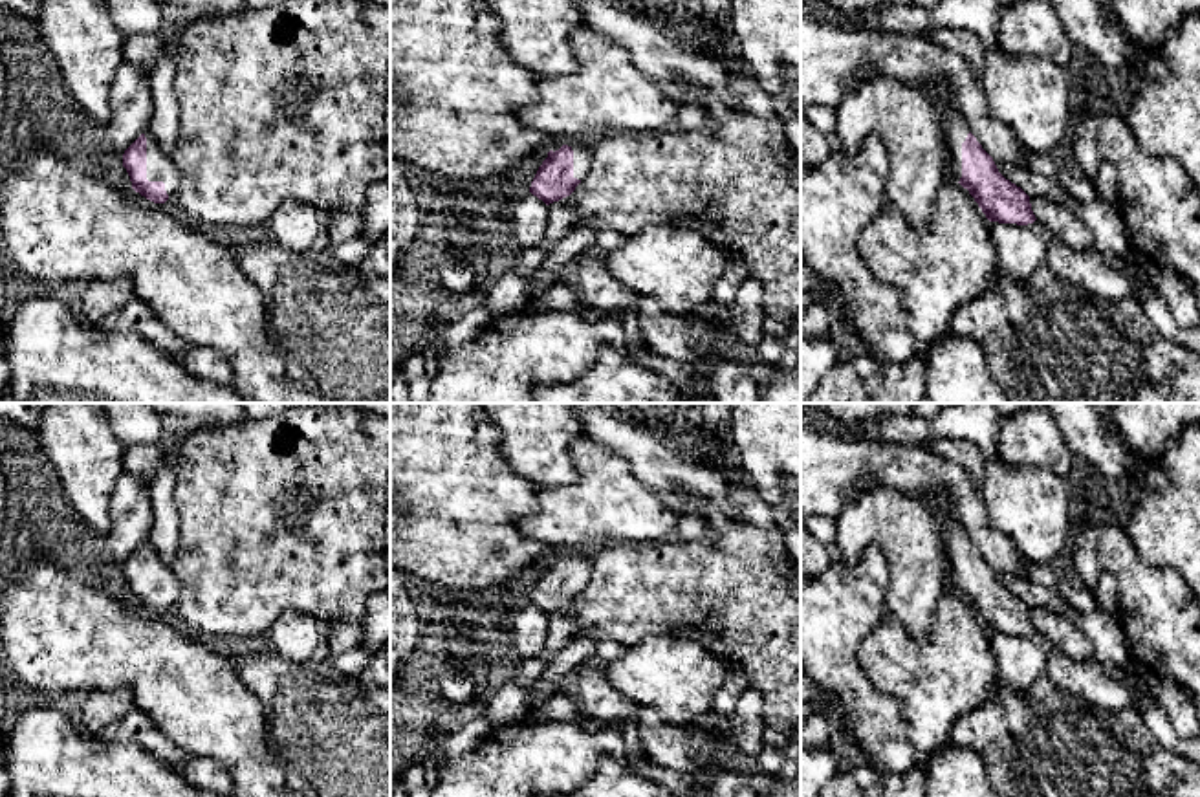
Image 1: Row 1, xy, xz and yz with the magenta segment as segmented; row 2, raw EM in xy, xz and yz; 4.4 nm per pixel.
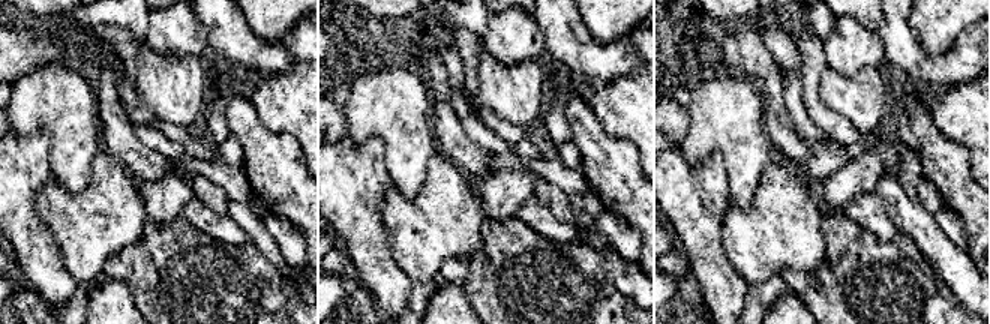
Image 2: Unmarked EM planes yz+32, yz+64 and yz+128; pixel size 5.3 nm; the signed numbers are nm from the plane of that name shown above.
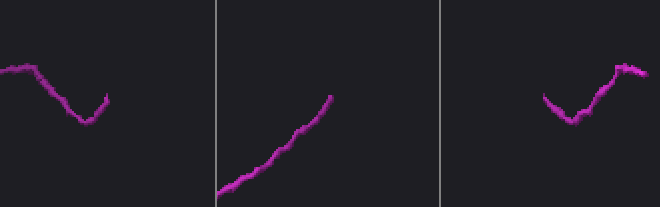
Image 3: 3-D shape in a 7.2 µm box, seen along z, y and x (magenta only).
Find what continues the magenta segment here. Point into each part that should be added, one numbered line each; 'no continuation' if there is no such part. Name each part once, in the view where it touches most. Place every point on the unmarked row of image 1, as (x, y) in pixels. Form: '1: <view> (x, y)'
1: xy (160, 576)

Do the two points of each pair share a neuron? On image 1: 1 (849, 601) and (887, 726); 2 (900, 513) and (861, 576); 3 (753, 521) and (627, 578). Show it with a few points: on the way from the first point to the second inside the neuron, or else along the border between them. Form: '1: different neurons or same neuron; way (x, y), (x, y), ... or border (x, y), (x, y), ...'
1: same neuron; way (845, 633), (845, 678), (858, 695)
2: different neurons; border (836, 556), (852, 565), (872, 545), (885, 592)
3: same neuron; way (733, 556), (680, 609), (662, 609)

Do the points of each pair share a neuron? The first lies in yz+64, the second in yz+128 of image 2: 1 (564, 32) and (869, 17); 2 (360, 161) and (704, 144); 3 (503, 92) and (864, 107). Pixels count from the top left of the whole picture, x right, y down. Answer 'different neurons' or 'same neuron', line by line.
1: different neurons
2: different neurons
3: same neuron

